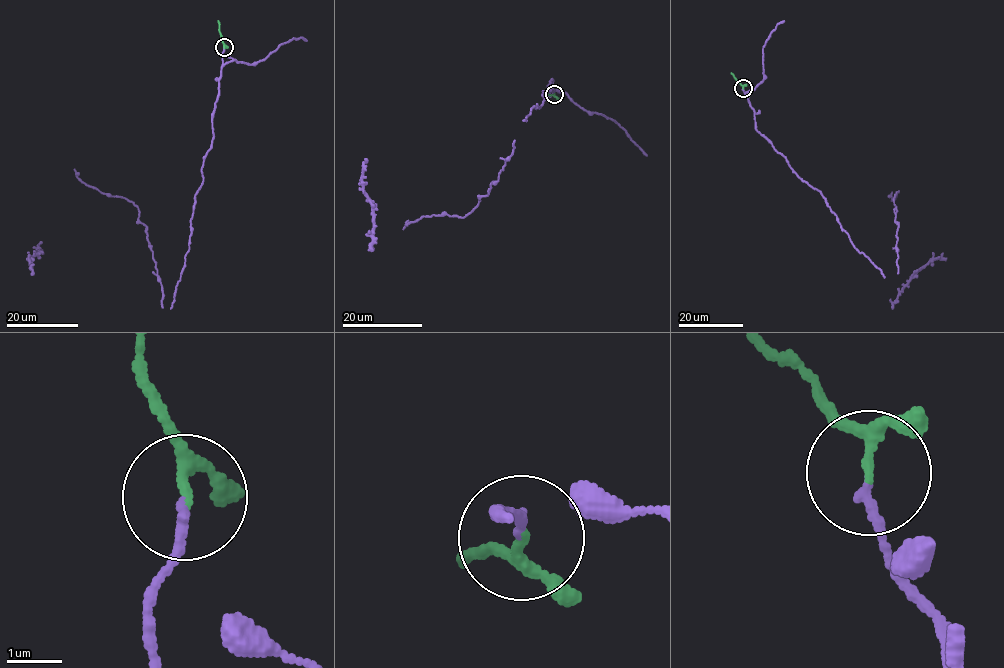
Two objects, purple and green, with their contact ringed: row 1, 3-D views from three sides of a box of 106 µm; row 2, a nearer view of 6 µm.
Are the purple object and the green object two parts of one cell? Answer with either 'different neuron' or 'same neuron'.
same neuron

